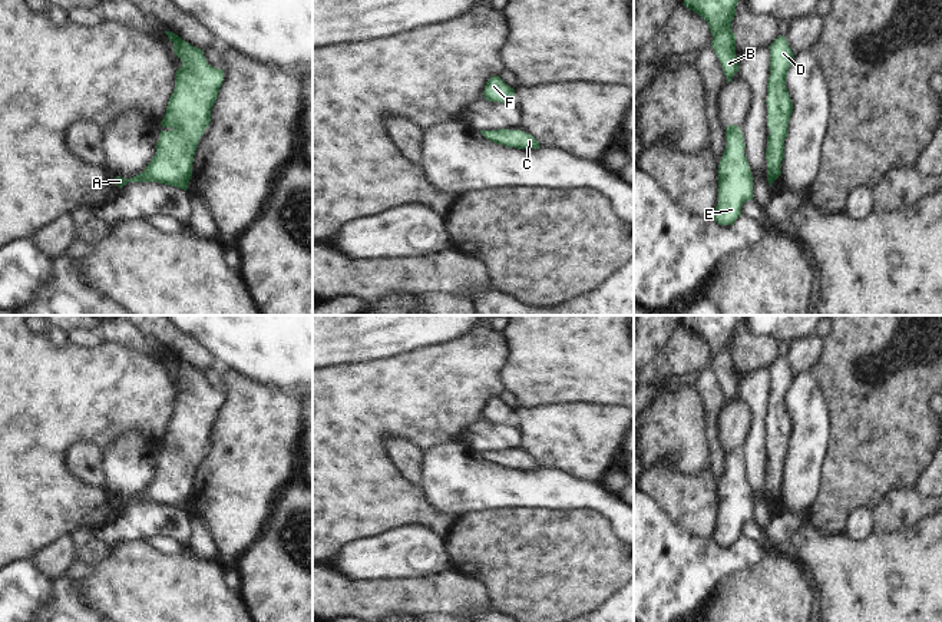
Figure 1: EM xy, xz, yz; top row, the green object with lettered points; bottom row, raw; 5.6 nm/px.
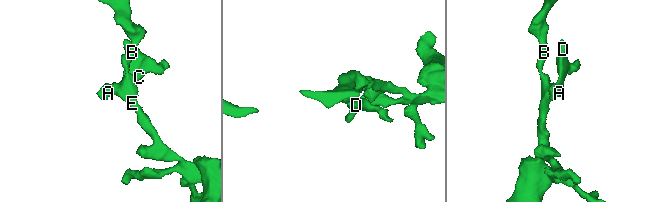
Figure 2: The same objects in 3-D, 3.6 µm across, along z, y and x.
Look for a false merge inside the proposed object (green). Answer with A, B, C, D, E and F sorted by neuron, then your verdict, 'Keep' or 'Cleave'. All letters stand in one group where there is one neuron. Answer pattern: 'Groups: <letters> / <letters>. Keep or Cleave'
Groups: A B C D E F. Keep.

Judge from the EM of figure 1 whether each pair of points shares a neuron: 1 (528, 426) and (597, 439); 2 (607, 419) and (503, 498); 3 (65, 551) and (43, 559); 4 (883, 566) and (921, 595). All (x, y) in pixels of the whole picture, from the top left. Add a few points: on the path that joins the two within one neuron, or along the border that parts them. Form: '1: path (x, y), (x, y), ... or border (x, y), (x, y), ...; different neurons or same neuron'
1: path (545, 426), (575, 426), (579, 430); same neuron
2: border (541, 467), (555, 467), (577, 476); different neurons
3: path (59, 555), (49, 559); same neuron
4: path (892, 575), (912, 595); same neuron

